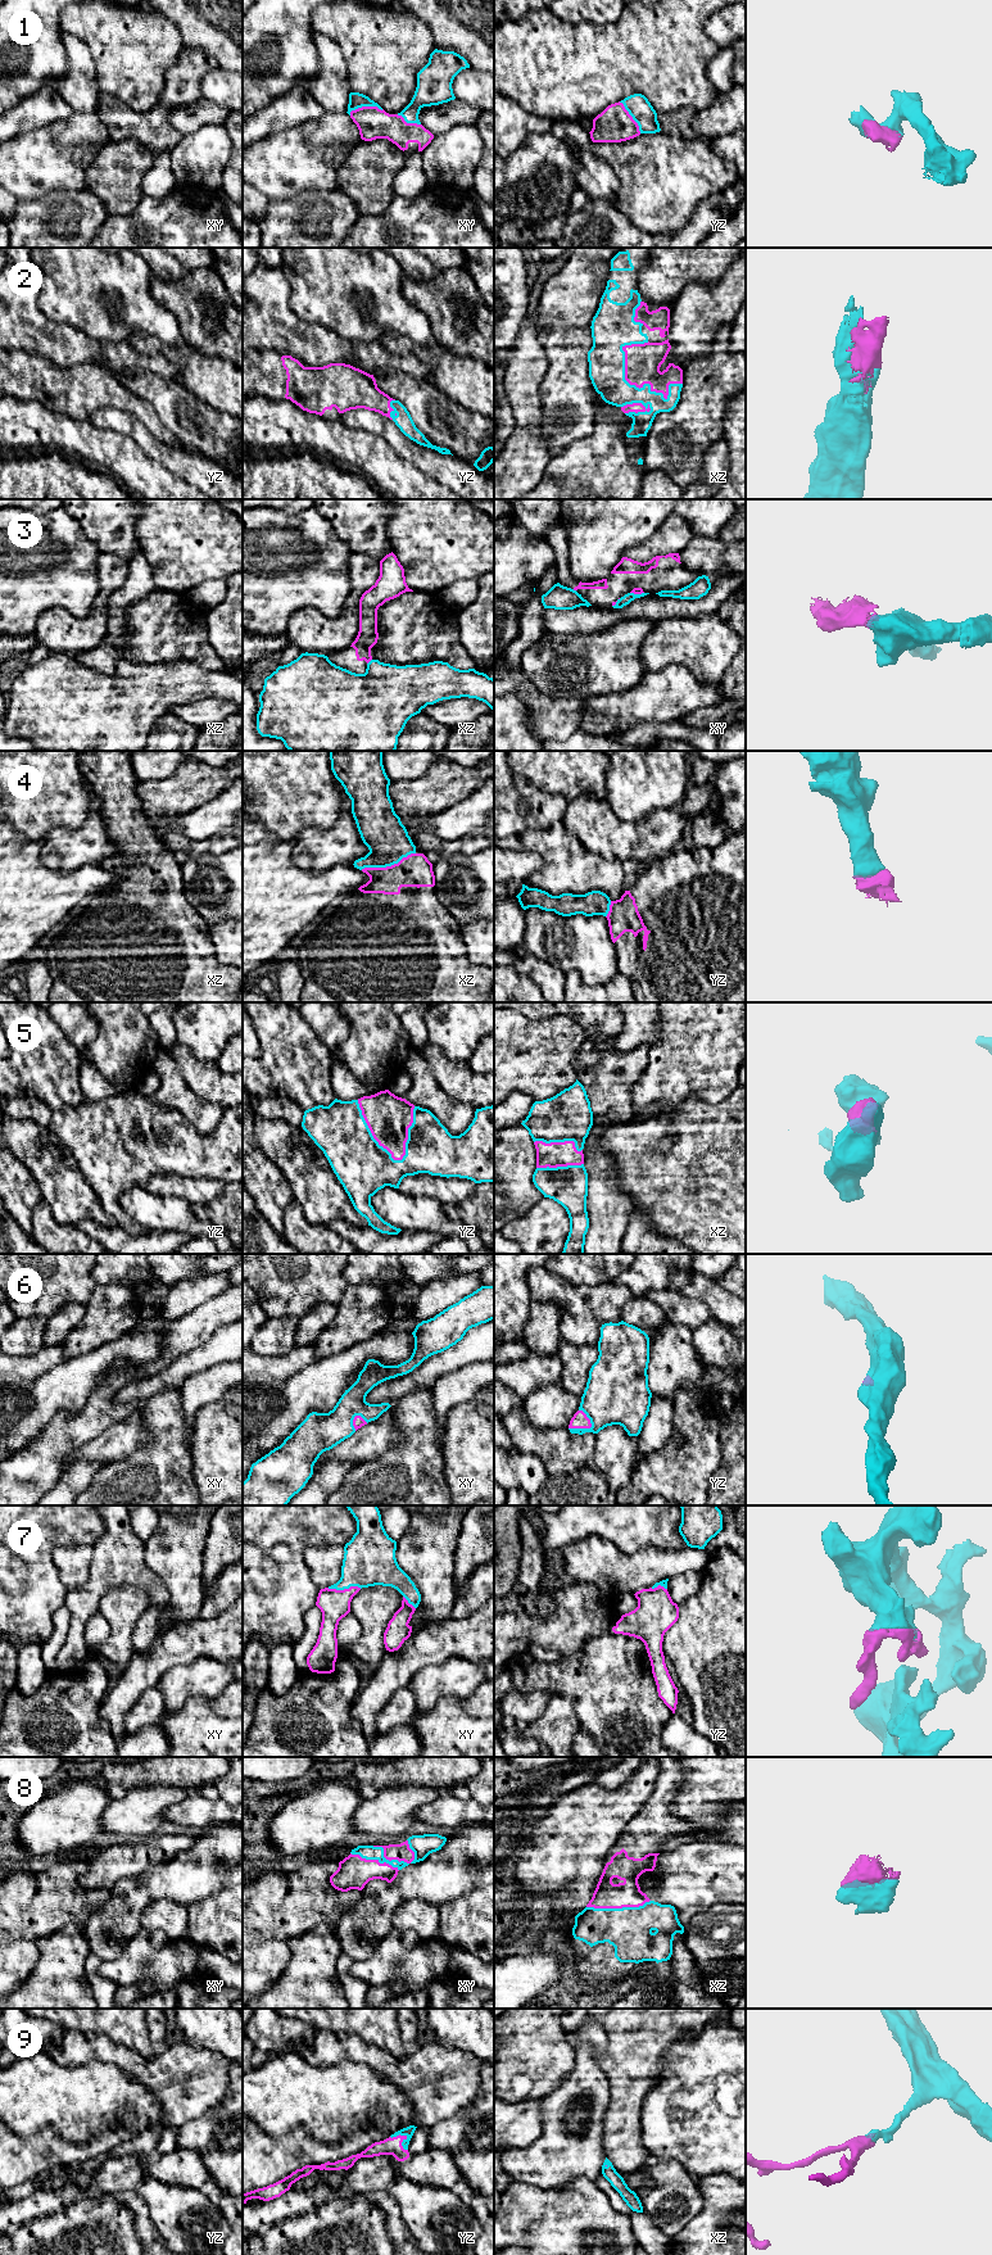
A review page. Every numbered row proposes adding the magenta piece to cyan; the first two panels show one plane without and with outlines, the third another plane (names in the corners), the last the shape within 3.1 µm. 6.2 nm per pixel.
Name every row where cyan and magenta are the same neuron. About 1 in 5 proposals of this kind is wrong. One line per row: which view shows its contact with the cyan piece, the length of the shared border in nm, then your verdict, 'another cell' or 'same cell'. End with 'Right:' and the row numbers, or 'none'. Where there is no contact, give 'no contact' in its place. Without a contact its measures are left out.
1: meets cyan in xy; contact 220 nm long; same cell
2: meets cyan in xz; contact 440 nm long; same cell
3: meets cyan in xz; contact 50 nm long; another cell
4: meets cyan in xz; contact 360 nm long; same cell
5: meets cyan in yz; contact 480 nm long; same cell
6: meets cyan in yz; contact 160 nm long; same cell
7: meets cyan in xy; contact 220 nm long; same cell
8: meets cyan in xy; contact 400 nm long; same cell
9: meets cyan in yz; contact 140 nm long; same cell
Right: 1, 2, 4, 5, 6, 7, 8, 9

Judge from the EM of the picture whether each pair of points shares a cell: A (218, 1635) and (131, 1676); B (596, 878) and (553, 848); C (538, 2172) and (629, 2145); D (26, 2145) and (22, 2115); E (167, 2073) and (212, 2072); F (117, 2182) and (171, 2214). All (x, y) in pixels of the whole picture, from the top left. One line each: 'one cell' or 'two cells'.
A: one cell
B: one cell
C: two cells
D: two cells
E: one cell
F: one cell

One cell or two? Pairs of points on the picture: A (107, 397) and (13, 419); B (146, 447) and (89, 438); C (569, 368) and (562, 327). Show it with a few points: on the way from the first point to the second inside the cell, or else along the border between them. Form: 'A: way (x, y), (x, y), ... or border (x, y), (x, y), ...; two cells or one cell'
A: border (49, 407), (69, 416); two cells
B: border (112, 430), (128, 435), (146, 454), (161, 465); two cells
C: way (572, 358), (572, 338); one cell

